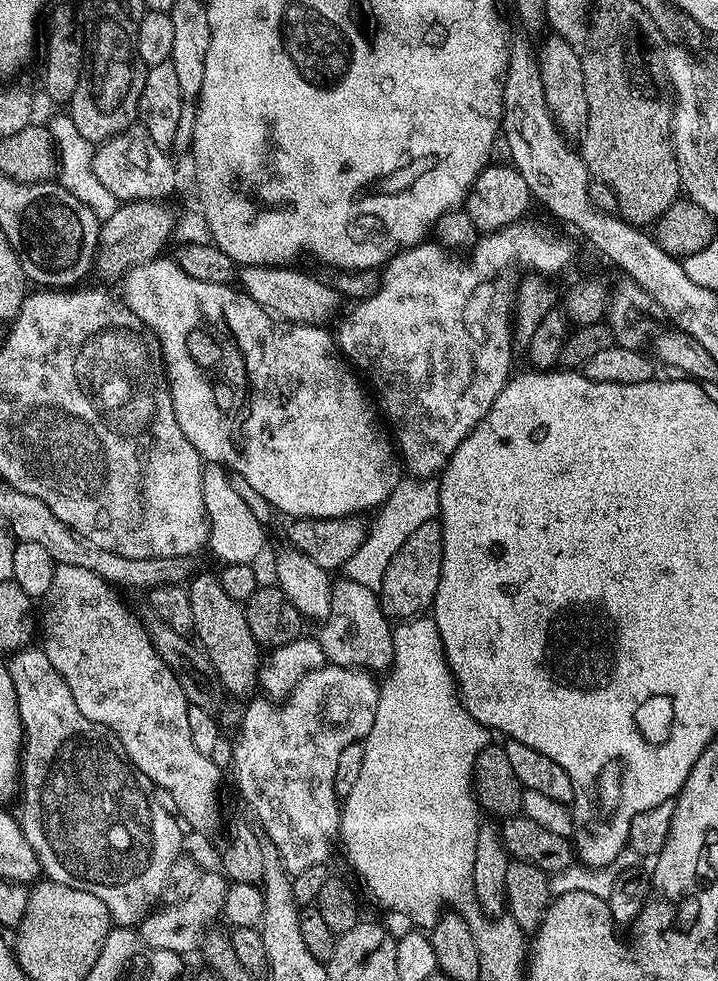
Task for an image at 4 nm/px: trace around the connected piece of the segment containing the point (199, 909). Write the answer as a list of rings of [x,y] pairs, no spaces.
[[[205,871],[198,882],[198,890],[190,894],[177,904],[169,904],[160,909],[148,913],[145,920],[141,920],[138,925],[140,937],[145,942],[152,945],[153,948],[165,948],[171,952],[187,954],[201,947],[205,943],[204,935],[208,932],[208,927],[217,919],[221,919],[224,911],[224,903],[229,890],[229,881],[226,879],[223,871],[216,872]]]

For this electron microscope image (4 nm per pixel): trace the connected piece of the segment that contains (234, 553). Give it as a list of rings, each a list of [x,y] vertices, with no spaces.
[[[205,463],[202,474],[202,498],[208,515],[208,542],[214,555],[224,564],[252,564],[264,548],[264,528],[252,513],[244,496],[231,484],[229,473],[222,464]]]

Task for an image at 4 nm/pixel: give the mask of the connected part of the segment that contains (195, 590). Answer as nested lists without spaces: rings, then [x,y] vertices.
[[[215,571],[198,574],[196,572],[187,581],[186,587],[190,598],[190,610],[194,614],[192,632],[199,647],[207,651],[208,661],[214,666],[221,689],[225,693],[228,691],[236,696],[247,697],[247,692],[258,682],[262,649],[257,644],[254,634],[250,634],[250,626],[246,622],[241,601],[230,598],[230,594],[222,590],[222,582]]]

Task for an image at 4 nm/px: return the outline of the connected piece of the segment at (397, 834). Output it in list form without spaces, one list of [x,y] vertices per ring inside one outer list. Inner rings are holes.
[[[421,614],[413,619],[397,623],[392,630],[392,641],[394,642],[394,658],[390,673],[385,677],[386,682],[380,689],[378,706],[374,714],[374,726],[370,726],[370,734],[364,737],[364,757],[362,758],[362,770],[358,774],[358,782],[354,782],[354,790],[350,790],[348,796],[343,797],[342,811],[340,814],[339,839],[344,840],[344,852],[352,863],[354,871],[360,875],[362,883],[368,887],[368,892],[384,908],[397,912],[409,920],[409,925],[420,930],[431,930],[436,925],[436,919],[440,916],[442,905],[446,900],[453,909],[463,909],[467,900],[473,899],[472,894],[472,871],[474,870],[474,845],[478,842],[478,830],[482,823],[482,812],[478,807],[475,796],[472,795],[472,771],[474,762],[482,749],[490,743],[489,729],[480,725],[460,703],[458,689],[453,681],[451,671],[448,667],[444,647],[441,646],[438,626],[431,615]]]

